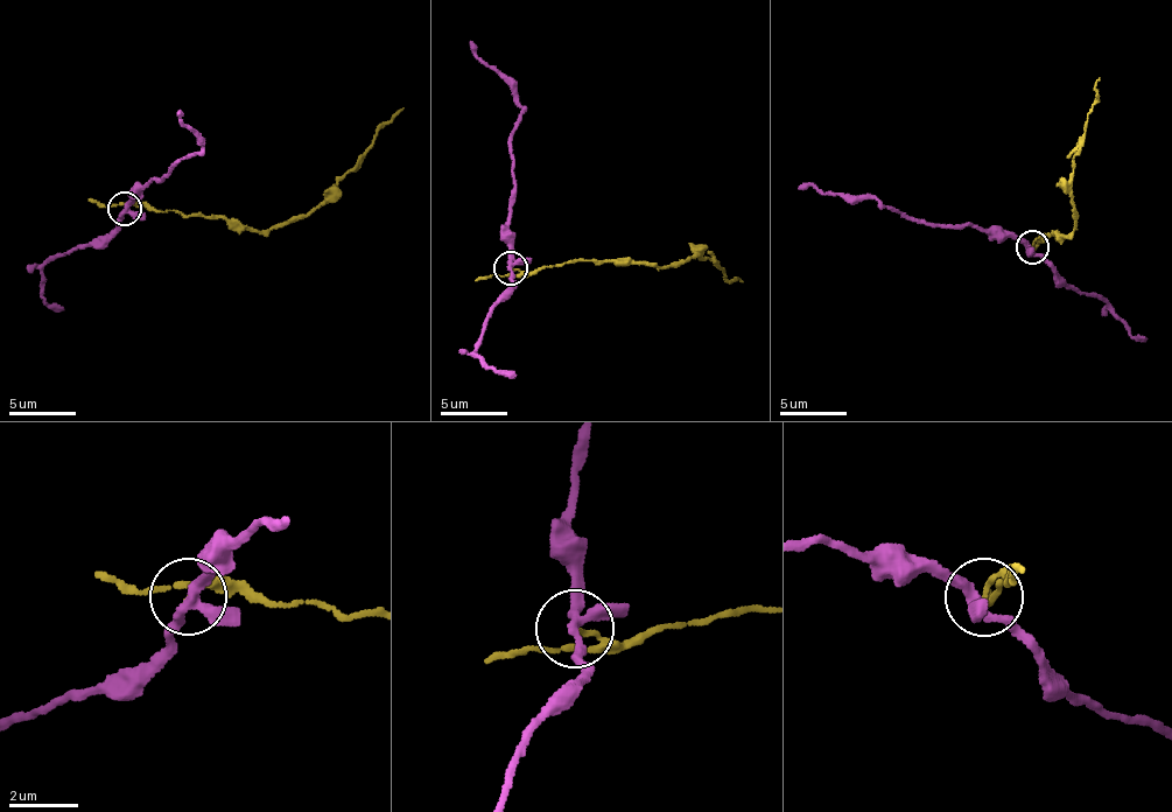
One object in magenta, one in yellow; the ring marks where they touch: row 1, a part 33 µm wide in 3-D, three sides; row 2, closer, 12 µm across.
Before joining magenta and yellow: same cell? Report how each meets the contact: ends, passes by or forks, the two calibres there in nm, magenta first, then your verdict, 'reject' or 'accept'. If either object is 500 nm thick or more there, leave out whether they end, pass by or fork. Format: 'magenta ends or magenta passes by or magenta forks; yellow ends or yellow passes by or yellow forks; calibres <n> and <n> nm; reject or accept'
magenta forks; yellow ends; calibres 260 and 120 nm; reject

